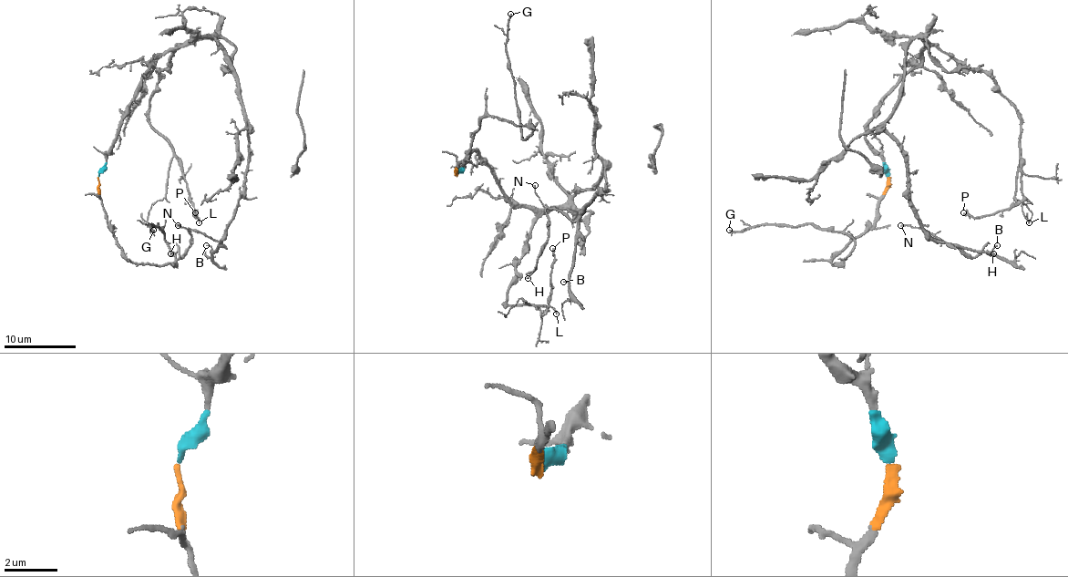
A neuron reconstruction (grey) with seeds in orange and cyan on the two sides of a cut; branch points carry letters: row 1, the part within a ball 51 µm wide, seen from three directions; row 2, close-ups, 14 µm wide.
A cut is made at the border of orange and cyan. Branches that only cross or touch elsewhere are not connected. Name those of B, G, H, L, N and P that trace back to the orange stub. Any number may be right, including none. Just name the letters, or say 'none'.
G

